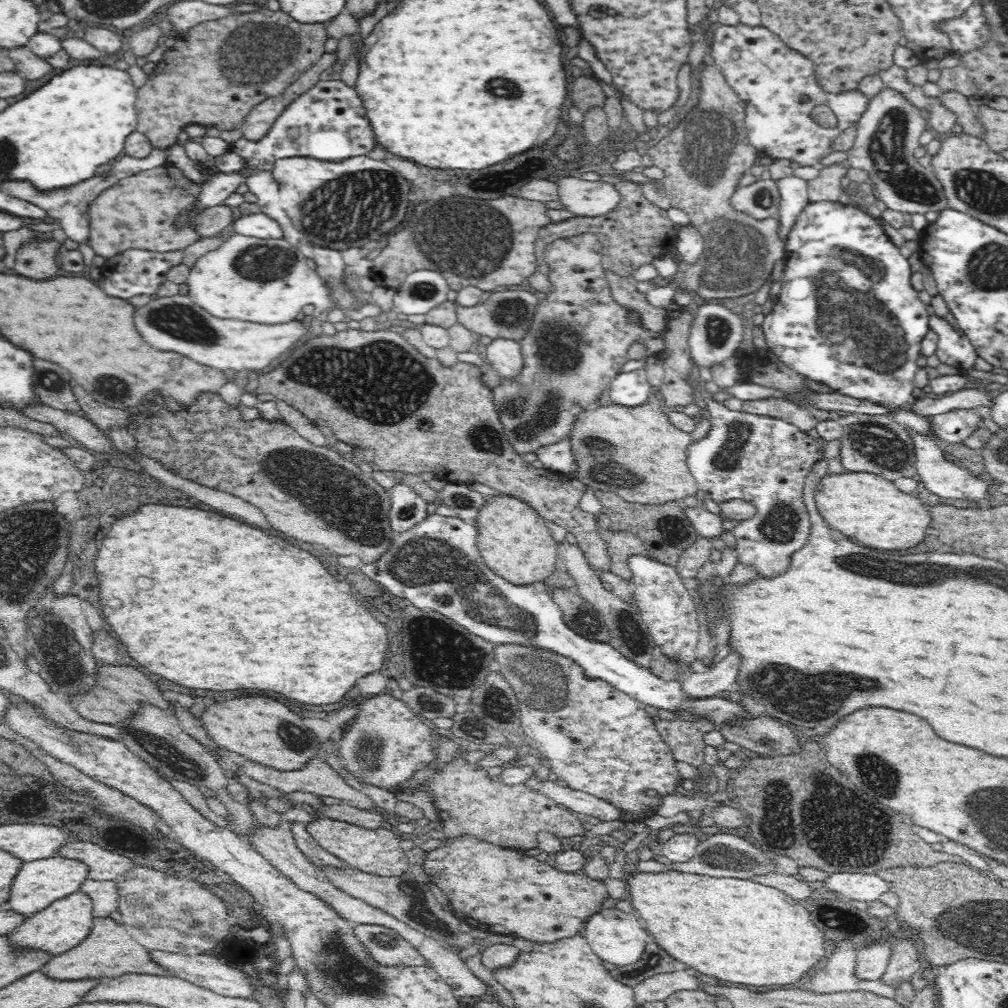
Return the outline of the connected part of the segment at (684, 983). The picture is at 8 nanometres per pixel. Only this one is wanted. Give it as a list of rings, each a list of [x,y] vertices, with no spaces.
[[[678,970],[674,972],[654,974],[640,982],[636,982],[632,987],[634,992],[634,1002],[638,1005],[647,1002],[662,1002],[673,992],[679,990],[696,990],[698,978],[689,970]]]

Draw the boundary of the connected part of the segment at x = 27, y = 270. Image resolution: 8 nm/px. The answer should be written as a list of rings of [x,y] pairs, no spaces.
[[[46,240],[34,244],[24,244],[14,254],[14,270],[28,278],[50,278],[56,276],[58,264],[55,262],[61,244],[56,240]]]

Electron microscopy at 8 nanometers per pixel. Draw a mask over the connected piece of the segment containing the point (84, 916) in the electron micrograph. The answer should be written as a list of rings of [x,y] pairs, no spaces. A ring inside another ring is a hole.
[[[77,890],[66,894],[66,896],[56,898],[46,908],[23,917],[20,922],[12,926],[12,930],[8,930],[4,934],[5,942],[10,953],[24,951],[34,954],[34,952],[42,952],[52,957],[77,946],[86,936],[86,932],[90,928],[90,920],[93,917],[90,899]]]

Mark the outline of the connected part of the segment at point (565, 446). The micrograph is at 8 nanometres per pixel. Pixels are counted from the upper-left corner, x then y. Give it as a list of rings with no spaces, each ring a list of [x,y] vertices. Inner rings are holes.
[[[570,435],[564,436],[558,442],[543,446],[536,453],[544,468],[549,471],[570,475],[578,472],[578,468],[580,468],[580,464],[574,458],[574,452],[572,452]]]

